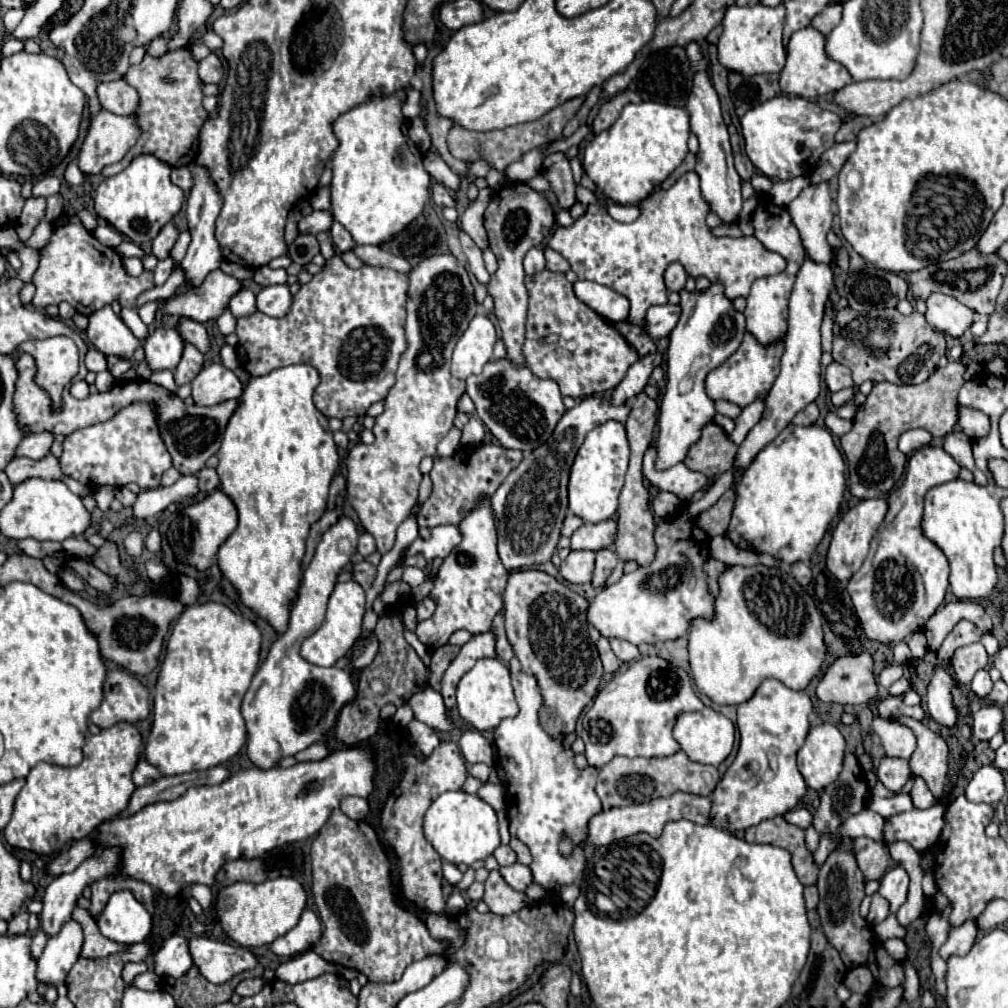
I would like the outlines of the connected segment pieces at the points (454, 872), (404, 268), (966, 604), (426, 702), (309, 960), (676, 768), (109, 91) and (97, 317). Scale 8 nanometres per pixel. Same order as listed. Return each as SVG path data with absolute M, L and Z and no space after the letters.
M445 863L445 865L443 865L443 877L445 877L451 885L457 885L457 883L461 881L463 873L457 869L457 865L453 865L453 863Z
M355 245L355 247L353 247L353 253L355 253L365 265L389 267L389 269L395 269L395 271L401 271L401 273L409 273L409 269L411 269L411 265L409 265L405 259L401 259L401 257L397 257L397 255L393 255L393 253L385 251L385 249L381 249L381 247L377 247L377 245Z
M955 601L955 603L947 603L941 609L935 611L935 615L925 623L925 637L927 637L927 645L931 651L937 651L941 647L941 643L945 641L945 637L953 631L953 627L961 621L961 619L969 619L973 621L981 633L991 633L991 617L985 613L985 609L979 603L973 601Z
M423 689L419 693L415 693L409 699L409 707L413 709L415 719L427 723L431 729L437 731L453 731L455 725L449 719L447 711L445 711L445 703L441 693L433 691L433 689Z
M305 951L299 959L289 959L287 963L281 963L275 971L277 979L285 983L301 983L313 977L319 977L323 973L341 973L341 965L333 965L319 957L313 951Z
M679 751L679 753L675 753L671 757L663 757L663 759L613 757L605 767L599 769L599 781L597 781L595 791L603 803L603 809L611 809L611 807L625 807L625 805L633 805L633 803L651 801L657 797L669 797L677 791L709 797L717 783L719 783L717 767L695 763L685 755L685 751Z
M125 79L99 83L97 97L99 97L101 107L115 115L133 115L139 101L137 91Z
M109 305L89 315L89 325L85 333L91 345L97 347L101 353L119 355L123 359L131 359L133 351L141 345L141 341L111 311Z

